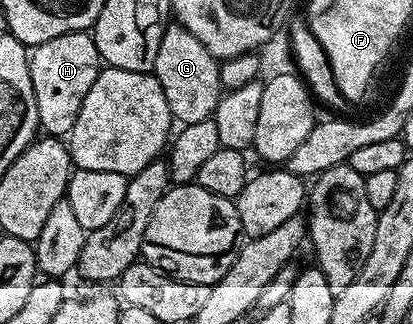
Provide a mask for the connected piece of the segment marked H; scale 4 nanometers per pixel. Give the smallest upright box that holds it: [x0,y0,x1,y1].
[28,30,103,136]

